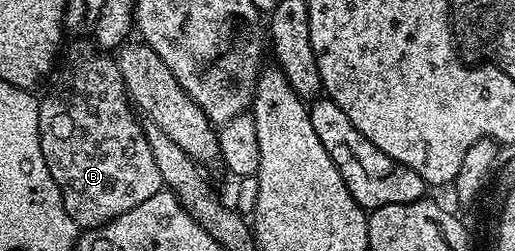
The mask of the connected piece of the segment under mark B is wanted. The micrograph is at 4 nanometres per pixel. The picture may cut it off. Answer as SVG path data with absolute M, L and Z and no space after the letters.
M91 51L80 52L77 54L76 60L68 60L65 62L64 69L61 70L60 77L56 80L56 85L45 96L42 96L40 100L40 113L38 114L42 158L46 158L46 166L54 178L58 190L62 194L62 202L66 206L66 214L70 214L70 218L76 223L77 229L80 230L97 228L114 218L118 218L118 214L126 214L126 210L134 210L134 206L142 206L142 202L146 202L146 198L154 198L154 194L162 191L162 185L164 183L162 174L158 174L158 166L154 162L154 154L150 154L150 142L146 142L141 121L139 119L136 121L137 113L134 111L133 105L128 99L127 92L124 91L122 74L118 70L115 59L103 51Z

